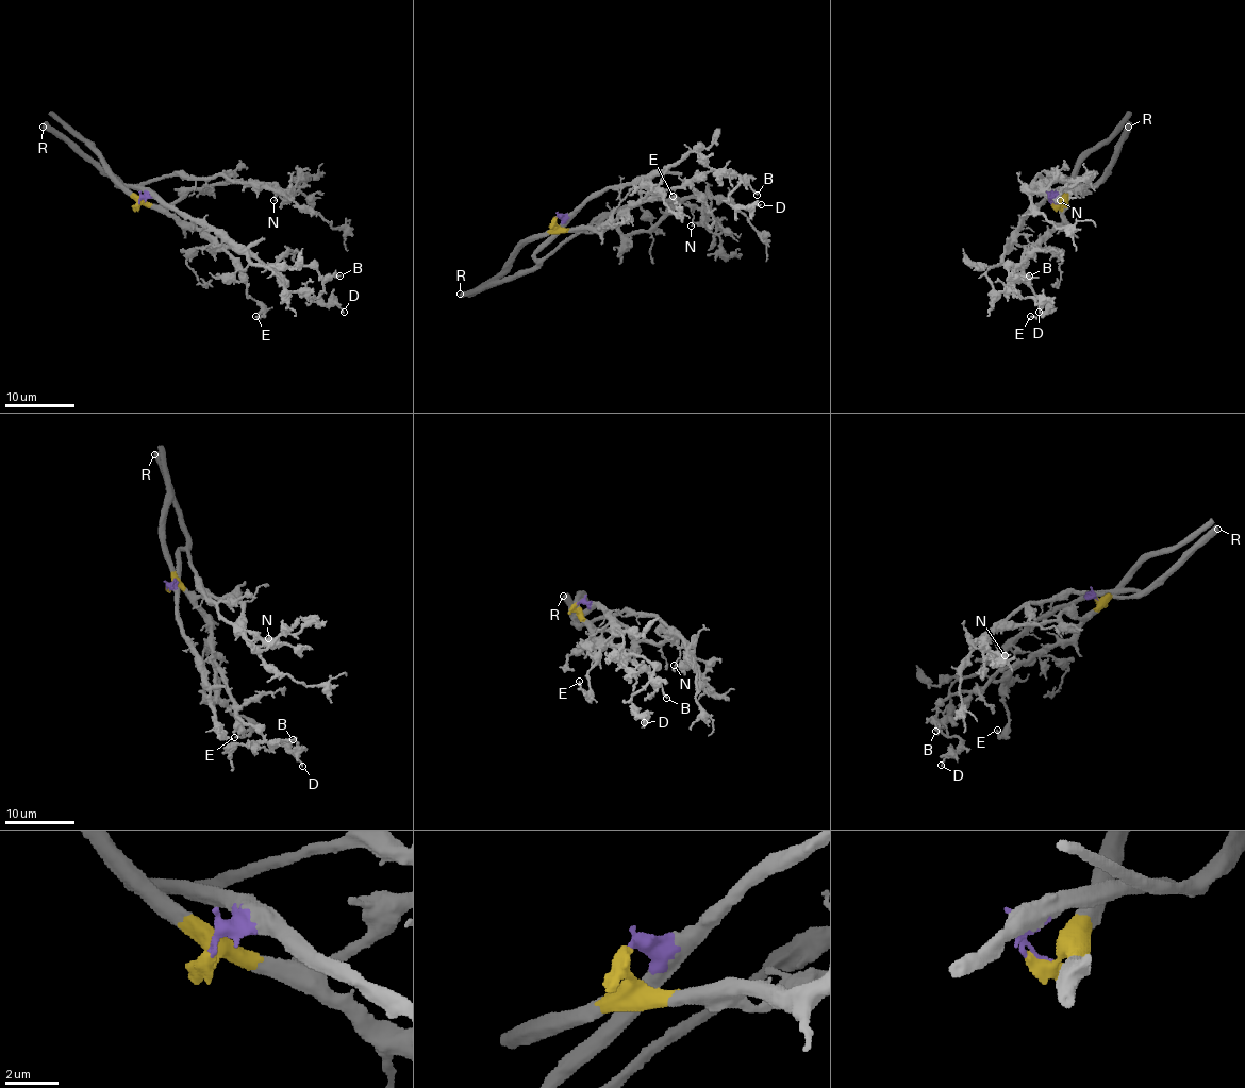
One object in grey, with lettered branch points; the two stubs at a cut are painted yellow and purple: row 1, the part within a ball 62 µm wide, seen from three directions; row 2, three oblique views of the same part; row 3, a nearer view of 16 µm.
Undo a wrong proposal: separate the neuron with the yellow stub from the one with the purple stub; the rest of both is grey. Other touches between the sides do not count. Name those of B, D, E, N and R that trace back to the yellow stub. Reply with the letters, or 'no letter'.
B, D, E

